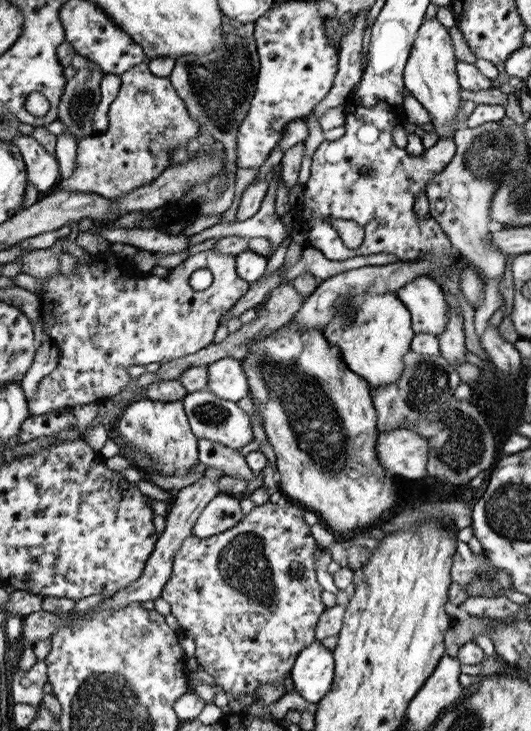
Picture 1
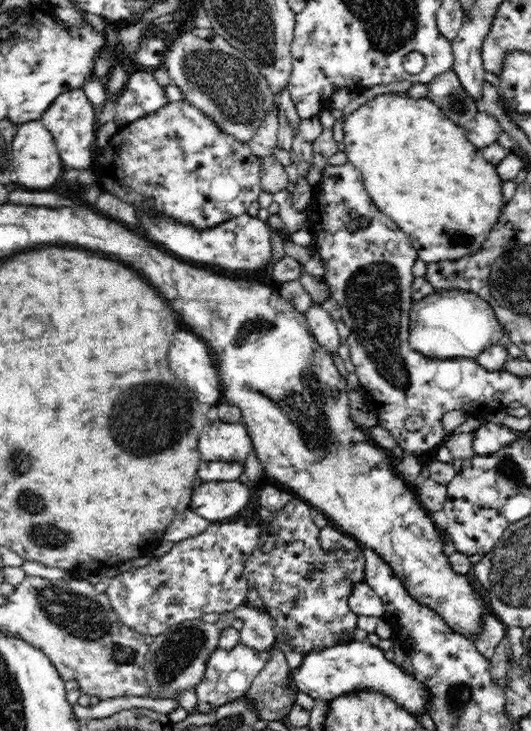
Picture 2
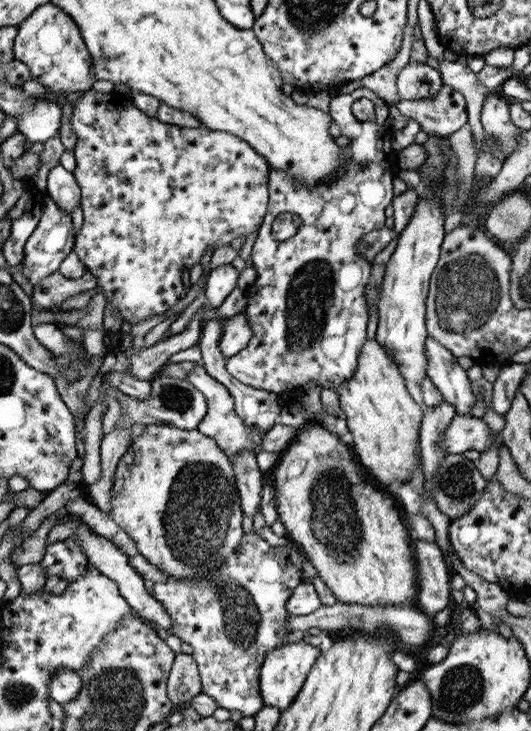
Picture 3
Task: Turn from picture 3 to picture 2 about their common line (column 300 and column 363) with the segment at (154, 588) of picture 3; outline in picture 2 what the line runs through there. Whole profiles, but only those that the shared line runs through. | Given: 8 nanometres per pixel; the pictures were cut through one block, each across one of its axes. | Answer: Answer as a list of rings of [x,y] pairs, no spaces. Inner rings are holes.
[[[294,497],[290,499],[280,510],[276,510],[273,513],[273,519],[271,522],[259,520],[260,522],[260,531],[261,536],[257,545],[257,548],[252,552],[248,558],[246,558],[246,568],[245,568],[245,577],[247,580],[247,584],[250,588],[256,588],[259,592],[259,596],[263,600],[264,610],[274,619],[274,631],[276,631],[276,639],[283,638],[288,640],[289,644],[291,644],[297,652],[300,654],[306,654],[311,650],[320,650],[329,646],[334,646],[340,644],[338,642],[338,636],[342,634],[342,632],[354,632],[357,628],[357,618],[358,614],[352,612],[350,607],[348,606],[348,595],[350,591],[357,585],[365,582],[364,571],[365,571],[365,558],[362,555],[361,548],[358,548],[356,551],[348,552],[342,550],[332,550],[332,551],[324,551],[322,547],[320,547],[320,529],[316,524],[312,521],[312,518],[315,514],[315,510],[308,505],[305,501],[302,501],[300,498]]]

